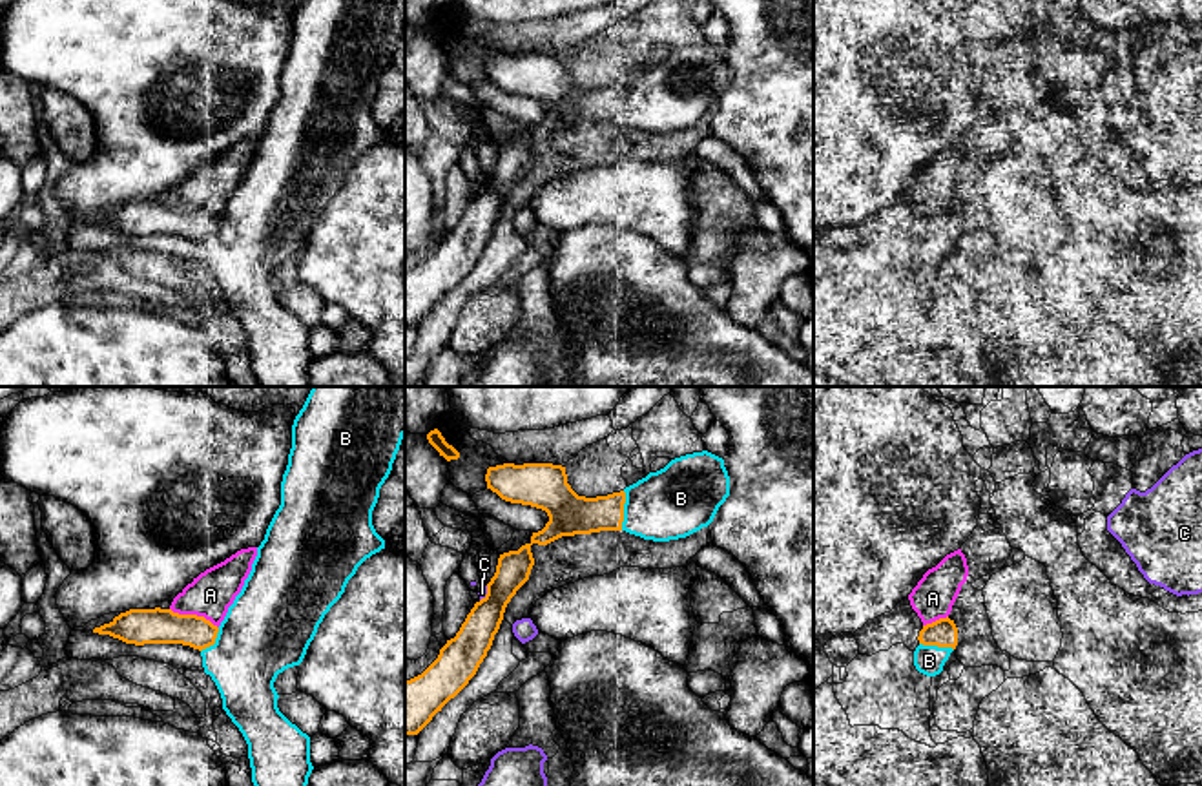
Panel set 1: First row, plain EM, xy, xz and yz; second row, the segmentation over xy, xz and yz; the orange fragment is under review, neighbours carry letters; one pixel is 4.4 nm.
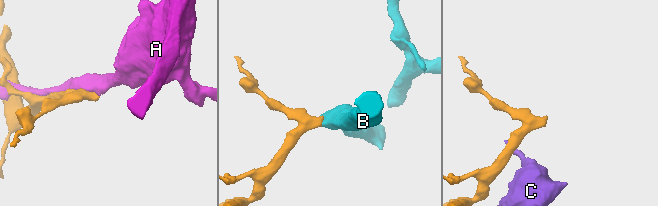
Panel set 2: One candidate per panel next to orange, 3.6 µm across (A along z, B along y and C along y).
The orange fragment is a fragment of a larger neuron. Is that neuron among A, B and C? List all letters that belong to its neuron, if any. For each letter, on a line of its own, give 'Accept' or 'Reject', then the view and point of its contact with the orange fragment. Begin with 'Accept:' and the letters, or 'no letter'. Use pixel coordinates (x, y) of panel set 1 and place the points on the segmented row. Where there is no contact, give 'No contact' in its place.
Accept: B
A: Reject. Touches orange at xy (194, 615)
B: Accept. Touches orange at xz (622, 511)
C: Reject. Touches orange at xz (487, 593)

